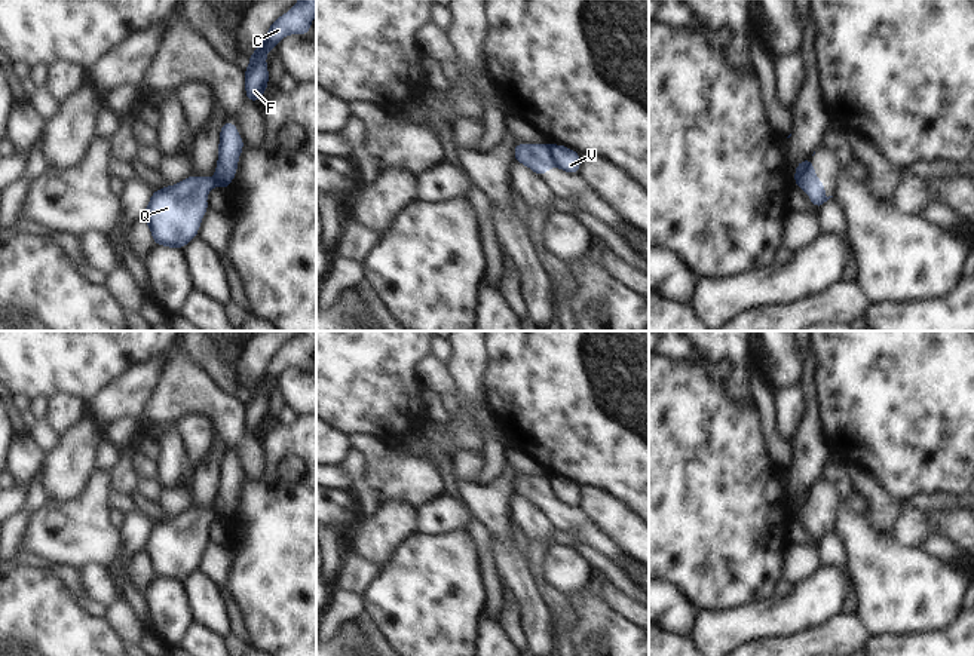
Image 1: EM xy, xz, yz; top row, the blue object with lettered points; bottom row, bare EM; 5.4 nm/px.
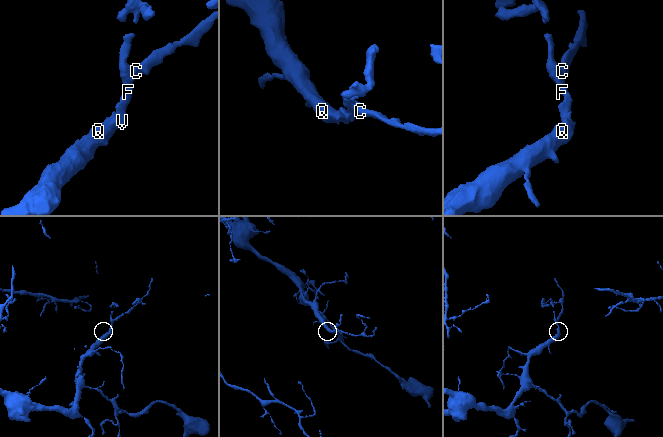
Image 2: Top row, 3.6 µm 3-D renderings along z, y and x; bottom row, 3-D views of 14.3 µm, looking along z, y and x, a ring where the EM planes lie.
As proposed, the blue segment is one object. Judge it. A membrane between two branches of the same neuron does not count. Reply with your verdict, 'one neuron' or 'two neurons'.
two neurons

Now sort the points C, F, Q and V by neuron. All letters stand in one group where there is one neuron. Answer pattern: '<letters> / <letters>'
C F V / Q

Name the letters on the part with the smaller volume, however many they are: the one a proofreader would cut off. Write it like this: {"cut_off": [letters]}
{"cut_off": ["C", "F", "V"]}

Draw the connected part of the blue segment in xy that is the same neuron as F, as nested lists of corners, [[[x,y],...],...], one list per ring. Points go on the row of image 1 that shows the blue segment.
[[[298,0],[290,10],[278,16],[269,27],[263,43],[248,56],[248,68],[242,73],[245,79],[245,95],[249,102],[257,102],[269,88],[269,68],[266,56],[272,47],[291,34],[307,36],[316,16],[316,0]]]

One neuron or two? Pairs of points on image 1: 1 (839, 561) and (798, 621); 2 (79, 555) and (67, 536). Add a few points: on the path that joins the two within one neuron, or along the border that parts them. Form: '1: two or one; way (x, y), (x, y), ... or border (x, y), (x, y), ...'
1: two; border (823, 564), (832, 566), (844, 578), (844, 601)
2: one; way (76, 551), (72, 540)

